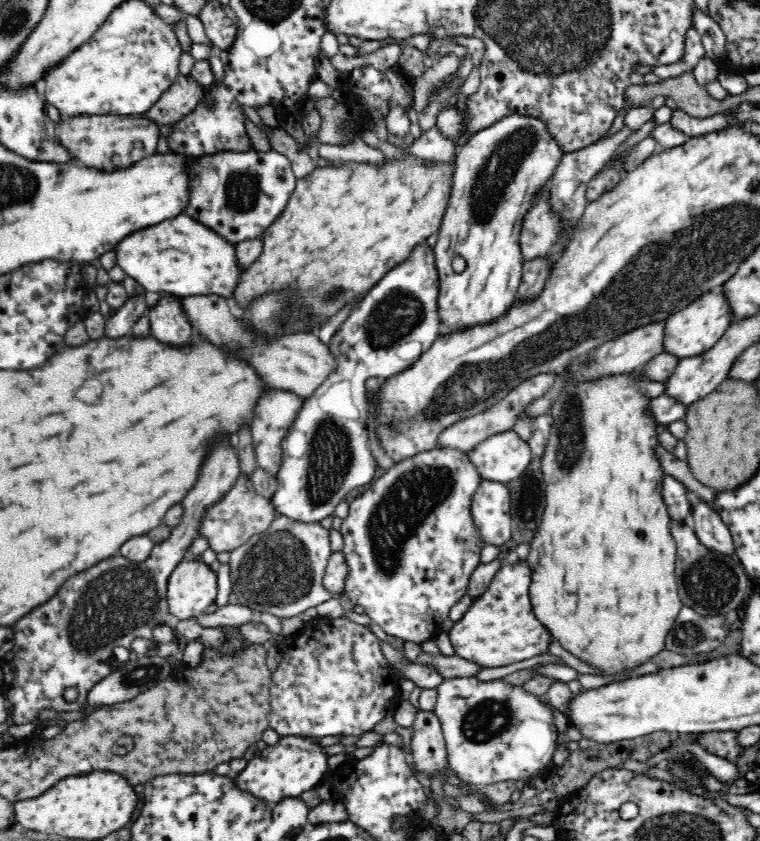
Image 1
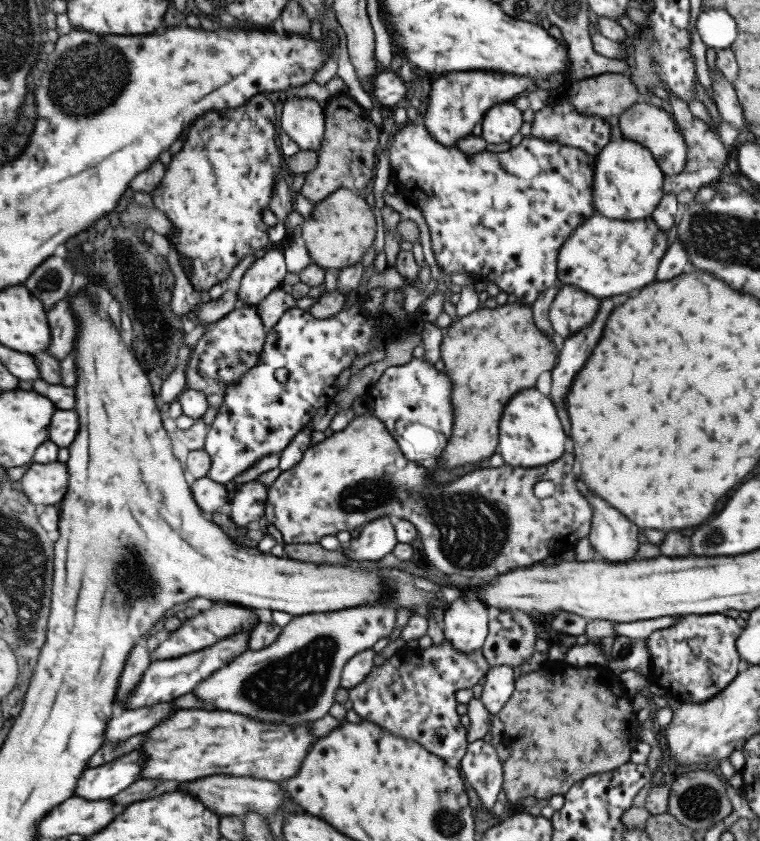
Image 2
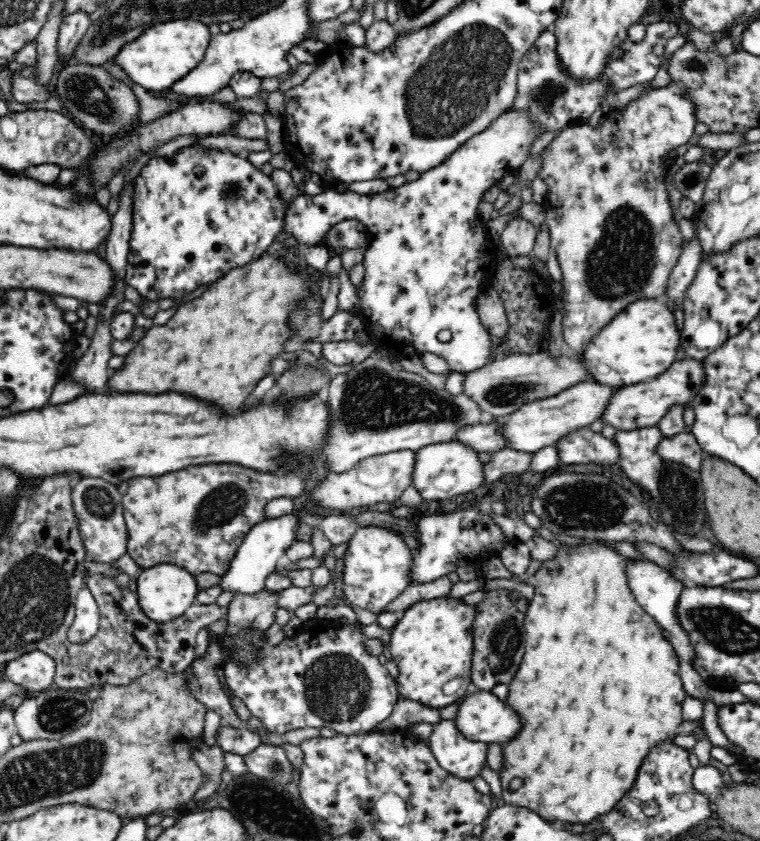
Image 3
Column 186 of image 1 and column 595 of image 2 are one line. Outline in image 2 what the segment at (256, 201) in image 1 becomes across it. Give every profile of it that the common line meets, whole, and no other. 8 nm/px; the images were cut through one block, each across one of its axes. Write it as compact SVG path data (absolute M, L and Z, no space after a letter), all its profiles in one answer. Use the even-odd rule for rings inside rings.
M412 122L402 125L394 137L394 141L389 149L389 162L391 163L392 179L396 180L400 190L408 200L412 201L416 208L420 210L428 226L430 240L432 240L432 250L435 254L436 262L442 272L449 274L467 274L474 282L492 282L498 288L509 294L516 296L521 305L531 306L543 291L558 282L557 253L560 247L568 240L568 237L578 229L584 220L597 214L594 206L593 182L595 173L595 155L588 154L573 146L561 145L555 142L534 138L532 135L523 136L522 141L515 147L504 152L484 151L478 154L469 155L456 147L449 147L434 140L422 122Z

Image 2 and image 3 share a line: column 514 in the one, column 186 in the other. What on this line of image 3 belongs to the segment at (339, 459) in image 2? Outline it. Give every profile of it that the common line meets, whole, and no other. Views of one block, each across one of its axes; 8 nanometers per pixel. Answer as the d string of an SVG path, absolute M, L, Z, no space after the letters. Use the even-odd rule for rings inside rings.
M204 464L204 466L188 466L184 470L164 474L158 478L156 477L135 477L128 481L122 482L117 486L121 494L121 501L123 502L123 515L125 516L126 530L128 535L128 542L126 544L127 553L138 563L138 566L143 569L152 568L158 564L166 563L185 568L193 575L199 575L205 572L212 574L223 574L228 570L229 564L236 554L236 550L241 545L244 537L249 530L266 519L265 506L274 498L292 497L296 498L304 494L306 486L304 480L301 480L292 473L264 473L254 470L253 468L244 468L240 464Z

